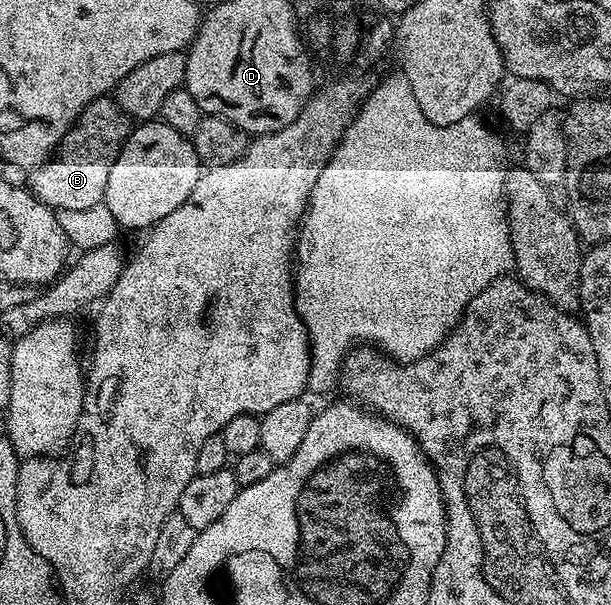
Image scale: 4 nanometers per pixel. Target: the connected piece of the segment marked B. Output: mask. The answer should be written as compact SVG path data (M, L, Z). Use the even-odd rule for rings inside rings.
M109 95L98 97L82 109L77 121L66 131L56 155L39 168L29 169L28 190L41 204L55 210L84 210L103 203L108 174L112 174L122 143L130 137L131 131L131 117L119 108L117 102Z

